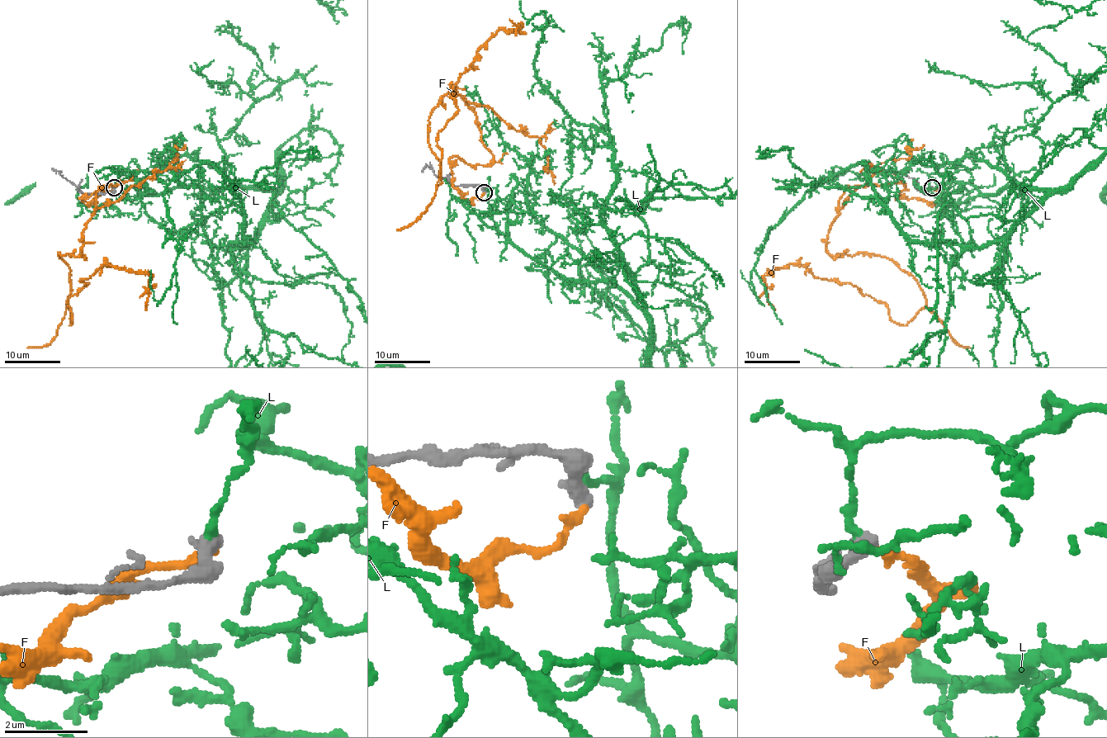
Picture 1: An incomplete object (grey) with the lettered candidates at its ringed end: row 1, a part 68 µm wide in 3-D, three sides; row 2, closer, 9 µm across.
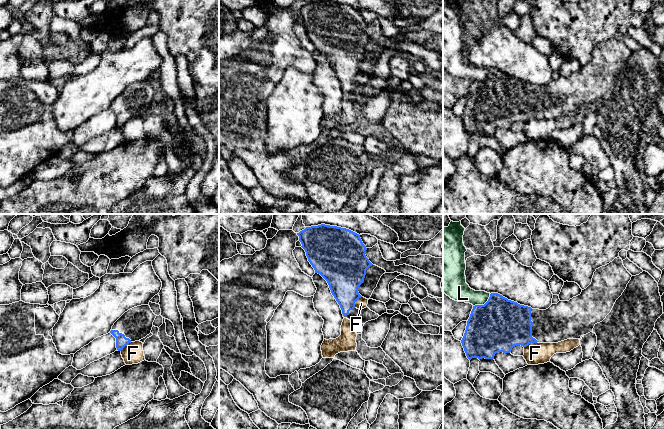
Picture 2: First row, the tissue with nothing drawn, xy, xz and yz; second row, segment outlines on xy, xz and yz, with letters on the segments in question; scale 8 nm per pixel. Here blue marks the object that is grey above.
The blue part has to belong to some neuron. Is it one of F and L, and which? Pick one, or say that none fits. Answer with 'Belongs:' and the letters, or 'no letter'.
Belongs: no letter

